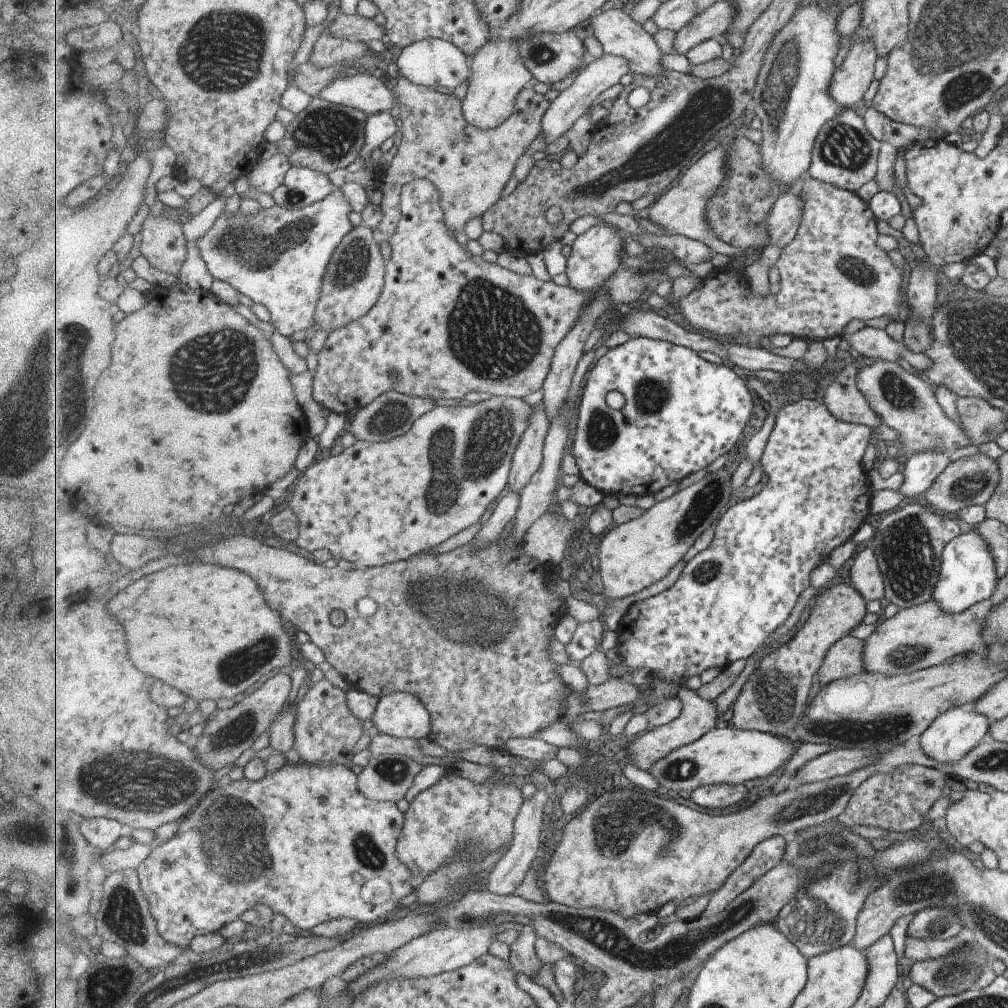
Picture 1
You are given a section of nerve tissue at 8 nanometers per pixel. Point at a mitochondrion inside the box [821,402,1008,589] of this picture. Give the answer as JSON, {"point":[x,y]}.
{"point":[971,485]}

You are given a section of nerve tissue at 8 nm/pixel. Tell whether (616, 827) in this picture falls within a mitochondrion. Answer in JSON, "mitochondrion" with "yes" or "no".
{"mitochondrion":"yes"}

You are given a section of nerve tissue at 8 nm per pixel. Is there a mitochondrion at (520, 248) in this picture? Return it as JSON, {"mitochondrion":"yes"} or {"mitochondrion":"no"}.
{"mitochondrion":"no"}

